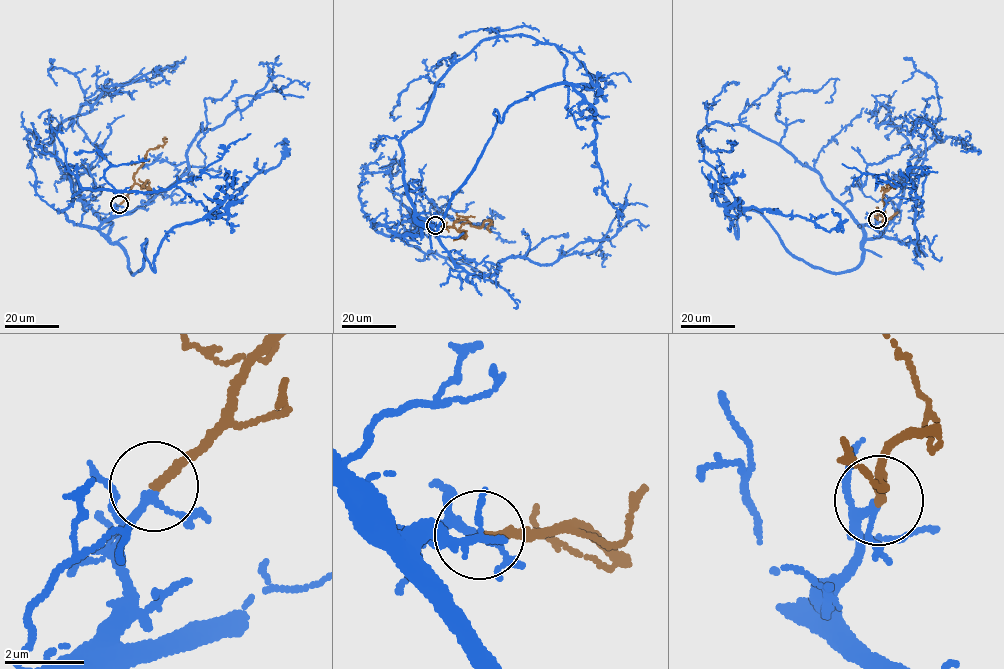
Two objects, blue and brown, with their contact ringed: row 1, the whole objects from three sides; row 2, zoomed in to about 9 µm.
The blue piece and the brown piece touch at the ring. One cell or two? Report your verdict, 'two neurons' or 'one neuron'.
one neuron

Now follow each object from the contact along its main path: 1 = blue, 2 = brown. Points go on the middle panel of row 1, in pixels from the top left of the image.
1: (436, 225), (415, 215), (437, 230), (494, 112), (560, 84), (593, 111), (613, 202)
2: (436, 225), (452, 227), (455, 221), (463, 219), (472, 226), (481, 227), (490, 220), (487, 229), (490, 232)

